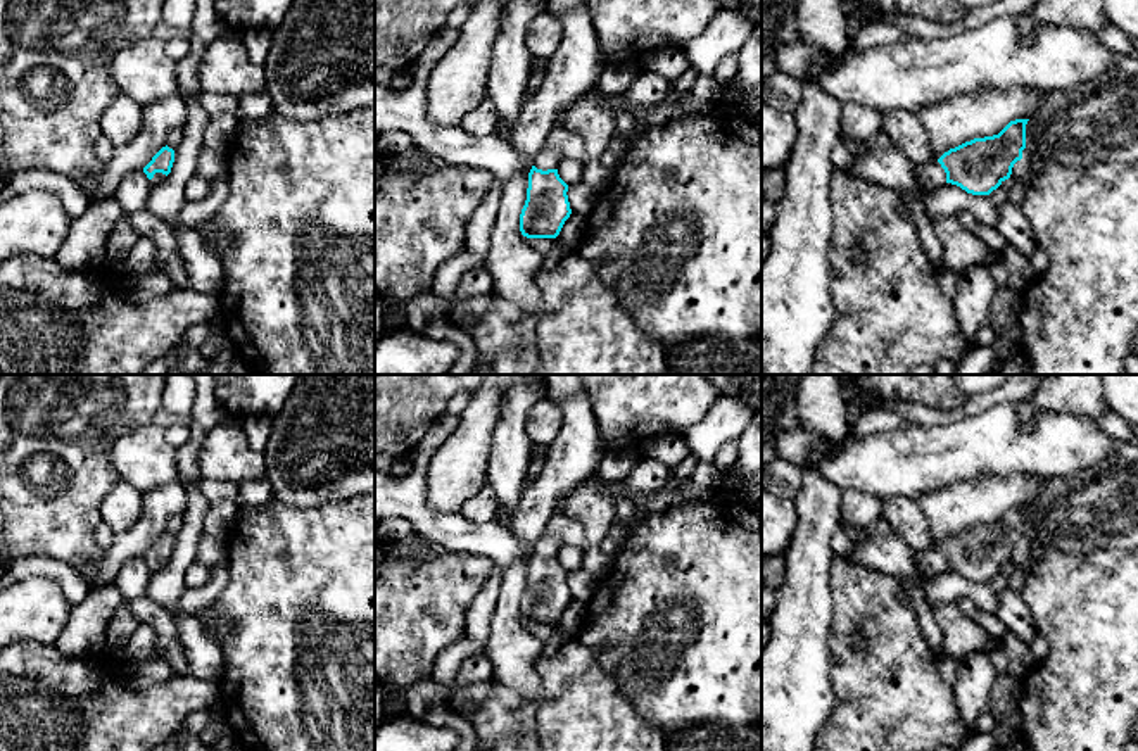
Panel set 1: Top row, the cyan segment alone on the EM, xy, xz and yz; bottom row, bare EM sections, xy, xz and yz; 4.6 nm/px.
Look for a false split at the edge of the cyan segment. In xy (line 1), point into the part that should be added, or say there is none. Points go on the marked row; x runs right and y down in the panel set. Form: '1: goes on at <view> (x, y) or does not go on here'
1: goes on at xy (158, 178)

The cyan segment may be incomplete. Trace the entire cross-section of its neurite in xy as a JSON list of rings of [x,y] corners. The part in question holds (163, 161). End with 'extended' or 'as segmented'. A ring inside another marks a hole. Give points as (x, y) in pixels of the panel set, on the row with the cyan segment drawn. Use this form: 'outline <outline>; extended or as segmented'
outline [[[168,145],[162,147],[152,161],[143,167],[143,173],[150,180],[150,185],[159,185],[166,180],[166,176],[171,173],[174,162],[174,150]]]; extended

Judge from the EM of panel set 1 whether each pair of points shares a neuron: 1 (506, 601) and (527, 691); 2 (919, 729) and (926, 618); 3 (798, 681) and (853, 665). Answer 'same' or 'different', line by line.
1: same
2: different
3: different

